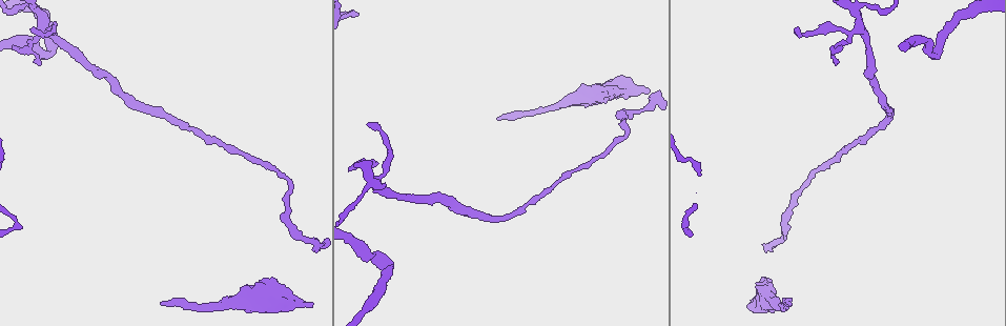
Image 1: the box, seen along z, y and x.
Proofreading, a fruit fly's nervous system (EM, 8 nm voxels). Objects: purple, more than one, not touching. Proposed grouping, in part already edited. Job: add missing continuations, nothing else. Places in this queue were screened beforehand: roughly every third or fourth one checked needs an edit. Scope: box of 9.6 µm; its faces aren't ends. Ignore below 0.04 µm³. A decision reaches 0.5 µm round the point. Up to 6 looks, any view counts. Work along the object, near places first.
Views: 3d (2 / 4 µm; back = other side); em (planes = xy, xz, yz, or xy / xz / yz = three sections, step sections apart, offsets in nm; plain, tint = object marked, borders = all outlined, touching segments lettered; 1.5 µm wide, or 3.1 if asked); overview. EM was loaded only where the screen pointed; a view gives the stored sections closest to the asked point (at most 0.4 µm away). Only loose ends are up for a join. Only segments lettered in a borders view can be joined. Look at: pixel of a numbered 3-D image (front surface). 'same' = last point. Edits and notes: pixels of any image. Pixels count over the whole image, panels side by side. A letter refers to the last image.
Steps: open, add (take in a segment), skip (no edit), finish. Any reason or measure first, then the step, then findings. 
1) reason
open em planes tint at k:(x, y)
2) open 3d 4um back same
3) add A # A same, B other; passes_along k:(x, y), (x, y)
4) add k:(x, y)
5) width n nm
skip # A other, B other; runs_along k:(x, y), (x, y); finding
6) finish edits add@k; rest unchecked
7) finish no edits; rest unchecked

end of a long branch
open em yz step 8 plain at 1:(790, 301)

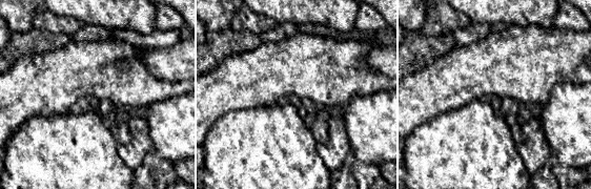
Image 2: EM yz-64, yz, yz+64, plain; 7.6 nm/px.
open em yz step 8 borders same

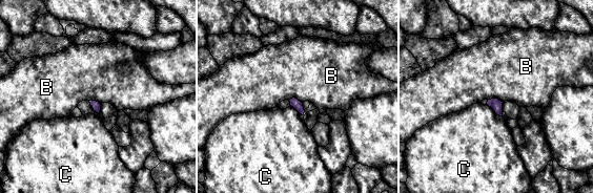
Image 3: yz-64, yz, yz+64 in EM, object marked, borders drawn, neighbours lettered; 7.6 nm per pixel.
skip # B other, C other; none of them fits

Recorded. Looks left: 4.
thick end
open em planes borders at 1:(649, 90)

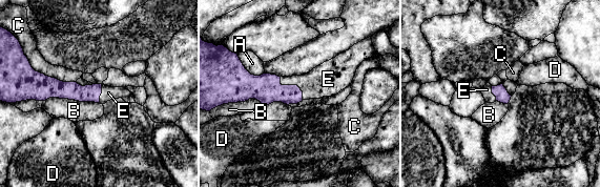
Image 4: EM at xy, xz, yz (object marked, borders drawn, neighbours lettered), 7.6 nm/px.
add E # A other, B other, C other, D other, E same; passes_along 4:(267, 88), (292, 85), (324, 80); it goes on there

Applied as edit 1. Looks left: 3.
open overview

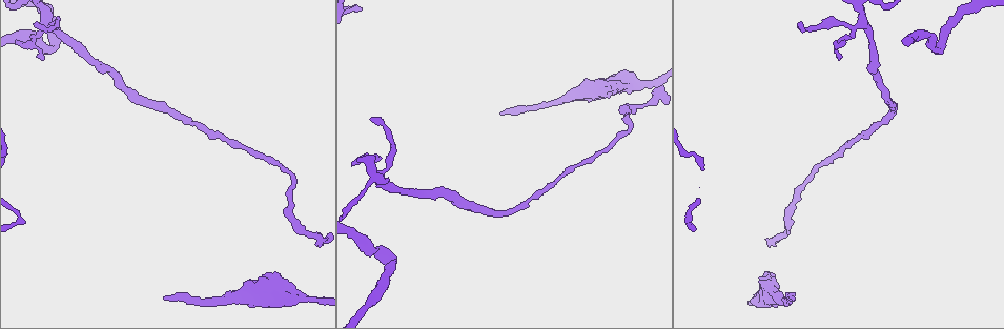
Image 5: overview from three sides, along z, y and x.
branch stops here
open 3d 2um at 5:(800, 21)

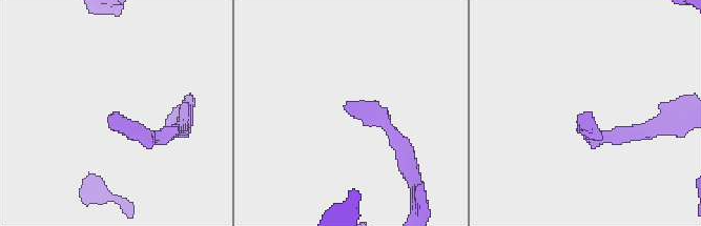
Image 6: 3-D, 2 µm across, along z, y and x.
need the tissue
open em planes borders at 6:(577, 118)

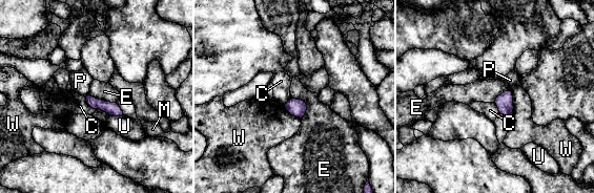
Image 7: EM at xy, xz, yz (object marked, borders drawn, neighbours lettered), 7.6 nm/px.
width 100 nm
skip # C other, E other, M other, P other, U other, W other; no lettered segment goes on from it

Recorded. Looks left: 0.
finish edits add@4; rest unchecked

